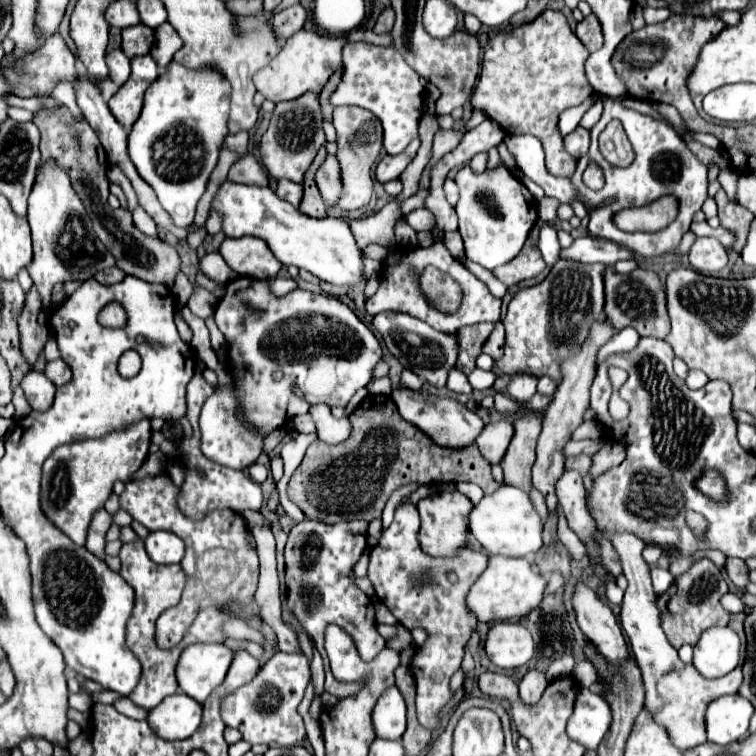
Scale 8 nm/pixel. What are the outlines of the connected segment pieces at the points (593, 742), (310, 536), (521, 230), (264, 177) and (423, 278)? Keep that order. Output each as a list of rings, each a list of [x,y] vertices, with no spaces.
[[[580,687],[572,717],[566,725],[566,735],[586,749],[596,749],[598,743],[604,739],[610,723],[612,715],[604,697],[592,693],[586,687]]]
[[[304,519],[296,523],[288,533],[288,545],[284,549],[286,557],[286,587],[288,587],[288,607],[294,611],[298,623],[314,637],[316,647],[324,659],[326,667],[326,681],[328,687],[324,687],[334,697],[348,697],[356,693],[358,685],[342,685],[332,677],[328,657],[324,651],[324,631],[330,623],[342,627],[354,641],[358,655],[362,661],[374,659],[384,647],[386,641],[376,631],[376,619],[374,619],[374,605],[356,587],[354,577],[354,565],[358,563],[362,551],[366,549],[368,539],[368,521],[344,521],[336,525],[326,525],[320,521]]]
[[[464,165],[456,173],[456,183],[460,187],[456,213],[466,257],[490,271],[512,261],[520,253],[530,229],[538,219],[530,191],[506,167],[478,175],[468,165]]]
[[[242,159],[236,161],[230,167],[228,179],[232,179],[234,183],[244,183],[244,185],[258,185],[258,187],[268,187],[268,173],[264,171],[264,167],[256,161],[256,159]]]
[[[436,267],[424,269],[424,273],[420,275],[420,285],[422,285],[422,291],[426,293],[426,297],[434,303],[434,307],[438,311],[452,313],[460,305],[462,295],[460,295],[458,283],[454,283],[454,279],[450,279]]]

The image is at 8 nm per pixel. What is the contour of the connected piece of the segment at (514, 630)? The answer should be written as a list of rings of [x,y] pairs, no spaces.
[[[494,623],[486,635],[484,649],[488,659],[500,669],[516,669],[534,655],[534,639],[520,623]]]

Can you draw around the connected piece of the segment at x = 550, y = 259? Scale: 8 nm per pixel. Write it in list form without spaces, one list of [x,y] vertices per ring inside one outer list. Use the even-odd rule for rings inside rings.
[[[538,219],[538,227],[540,227],[540,251],[544,255],[544,261],[552,267],[558,261],[558,253],[560,253],[560,243],[558,243],[556,229],[550,227],[542,219]]]

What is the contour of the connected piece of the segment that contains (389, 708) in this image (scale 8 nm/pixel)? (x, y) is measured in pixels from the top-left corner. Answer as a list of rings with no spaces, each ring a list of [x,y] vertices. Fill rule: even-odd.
[[[388,687],[372,709],[372,727],[380,739],[400,739],[406,731],[406,705],[398,687]]]

